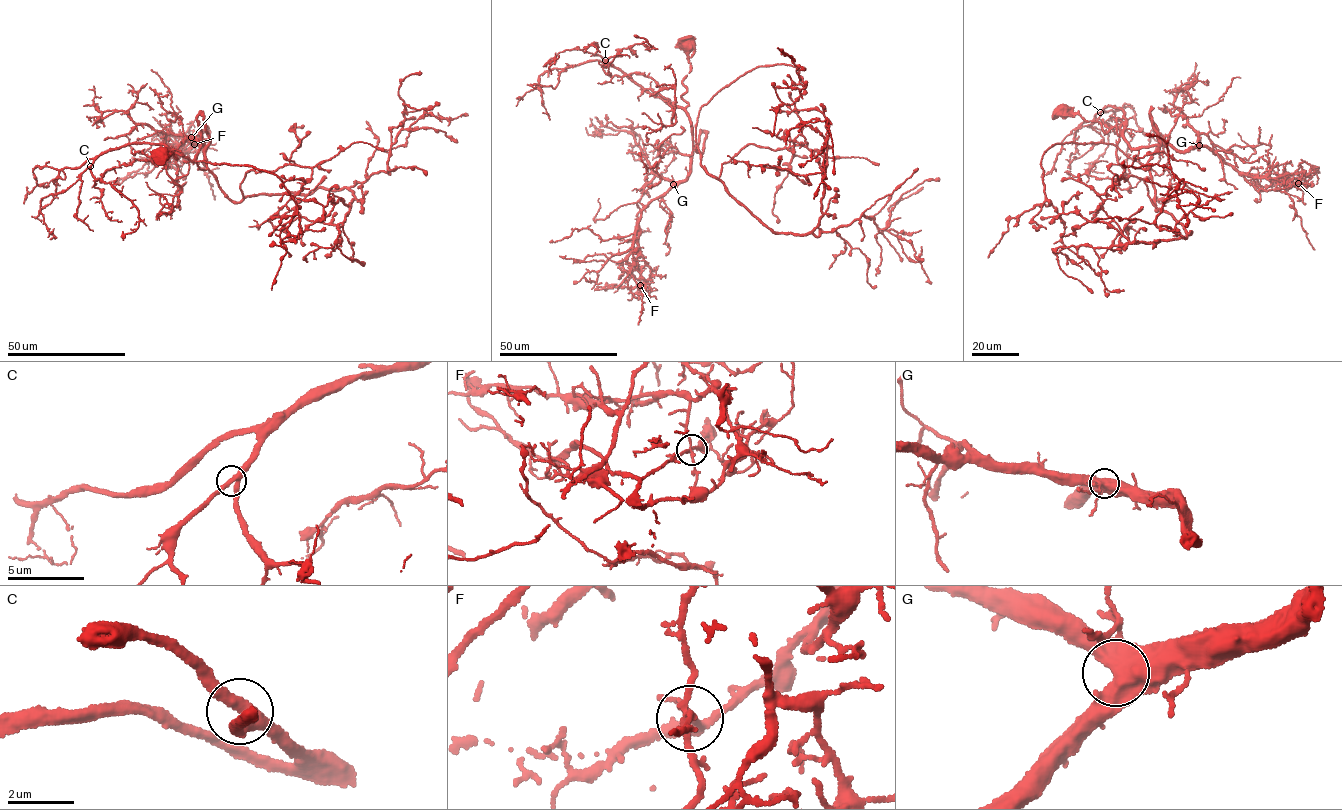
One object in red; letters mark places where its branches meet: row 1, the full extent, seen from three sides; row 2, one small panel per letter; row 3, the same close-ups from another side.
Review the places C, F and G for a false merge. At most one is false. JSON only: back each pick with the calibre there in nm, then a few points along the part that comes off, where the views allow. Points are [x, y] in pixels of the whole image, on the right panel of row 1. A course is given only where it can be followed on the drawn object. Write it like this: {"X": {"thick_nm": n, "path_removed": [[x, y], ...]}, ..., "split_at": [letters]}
{"F": {"thick_nm": 170, "path_removed": [[1298, 183], [1301, 177], [1297, 174], [1269, 179], [1290, 188], [1301, 184], [1302, 174]]}, "split_at": ["F"]}

